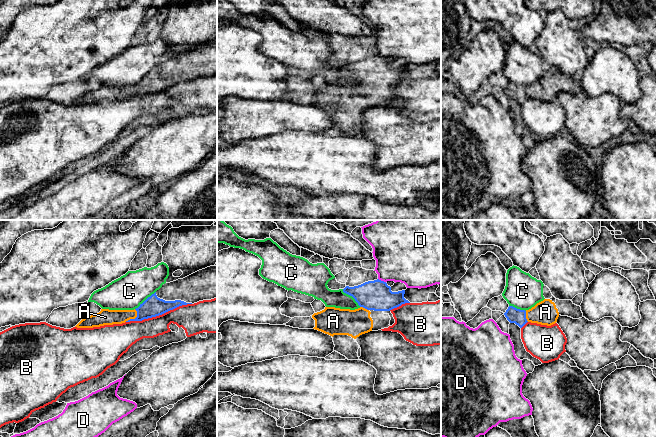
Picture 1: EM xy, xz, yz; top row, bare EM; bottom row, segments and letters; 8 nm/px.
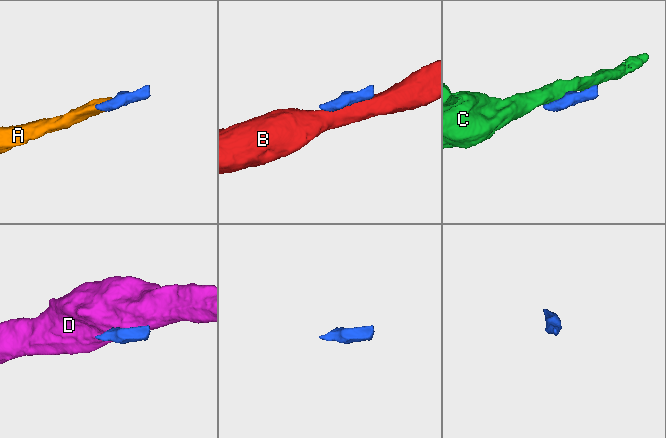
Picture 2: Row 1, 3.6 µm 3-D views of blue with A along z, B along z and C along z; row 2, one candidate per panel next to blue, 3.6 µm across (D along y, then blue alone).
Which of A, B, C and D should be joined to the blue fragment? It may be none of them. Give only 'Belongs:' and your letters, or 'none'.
Belongs: A

